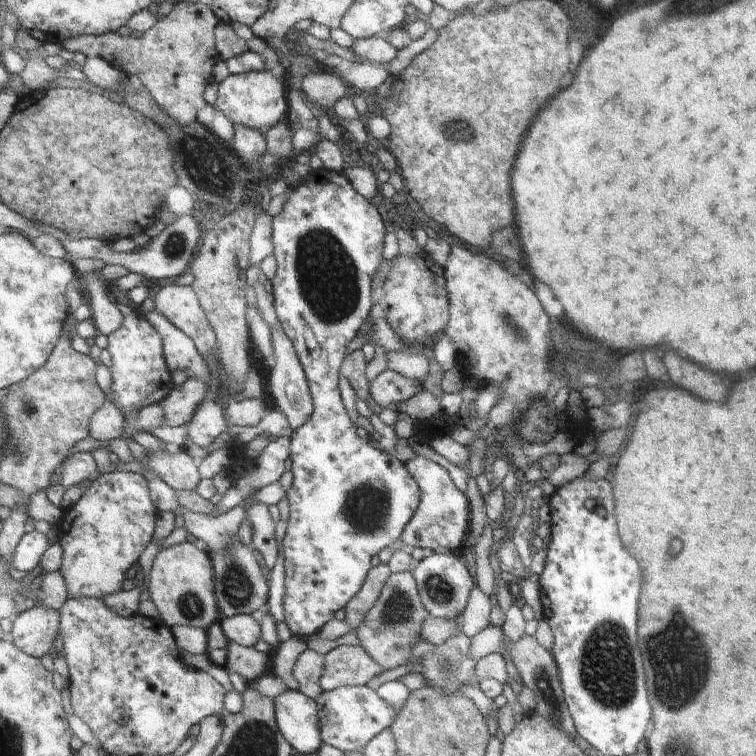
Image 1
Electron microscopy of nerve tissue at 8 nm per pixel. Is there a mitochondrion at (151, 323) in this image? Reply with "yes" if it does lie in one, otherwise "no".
no

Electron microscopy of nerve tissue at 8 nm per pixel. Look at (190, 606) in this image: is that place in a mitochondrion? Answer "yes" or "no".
yes

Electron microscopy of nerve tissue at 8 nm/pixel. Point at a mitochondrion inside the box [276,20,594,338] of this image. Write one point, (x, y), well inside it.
(327, 274)

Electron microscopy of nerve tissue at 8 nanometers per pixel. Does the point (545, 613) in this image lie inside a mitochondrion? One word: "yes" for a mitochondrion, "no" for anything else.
no

